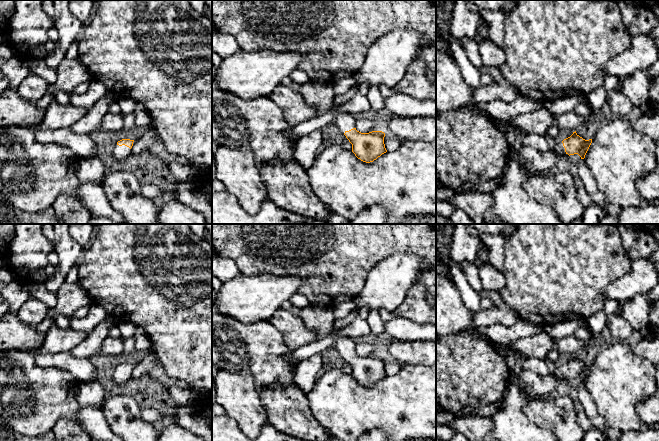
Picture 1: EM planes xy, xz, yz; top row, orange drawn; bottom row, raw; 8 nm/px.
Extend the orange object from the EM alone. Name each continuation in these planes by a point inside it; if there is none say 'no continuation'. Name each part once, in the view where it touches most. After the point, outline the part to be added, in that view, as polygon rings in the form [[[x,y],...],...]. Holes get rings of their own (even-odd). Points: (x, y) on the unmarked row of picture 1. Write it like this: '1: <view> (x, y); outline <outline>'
1: yz (559, 372); outline [[[557,365],[553,374],[559,378],[560,384],[567,383],[569,381],[569,379],[565,376],[562,365]]]

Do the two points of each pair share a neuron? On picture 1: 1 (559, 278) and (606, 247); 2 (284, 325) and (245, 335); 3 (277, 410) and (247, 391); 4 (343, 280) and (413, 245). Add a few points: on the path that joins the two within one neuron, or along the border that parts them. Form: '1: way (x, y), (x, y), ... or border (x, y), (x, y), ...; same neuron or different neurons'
1: way (571, 266), (576, 261), (591, 257), (594, 254); same neuron
2: border (267, 320), (279, 331), (288, 347); different neurons
3: border (257, 391), (268, 421); different neurons
4: way (360, 263), (378, 245), (396, 245); same neuron

